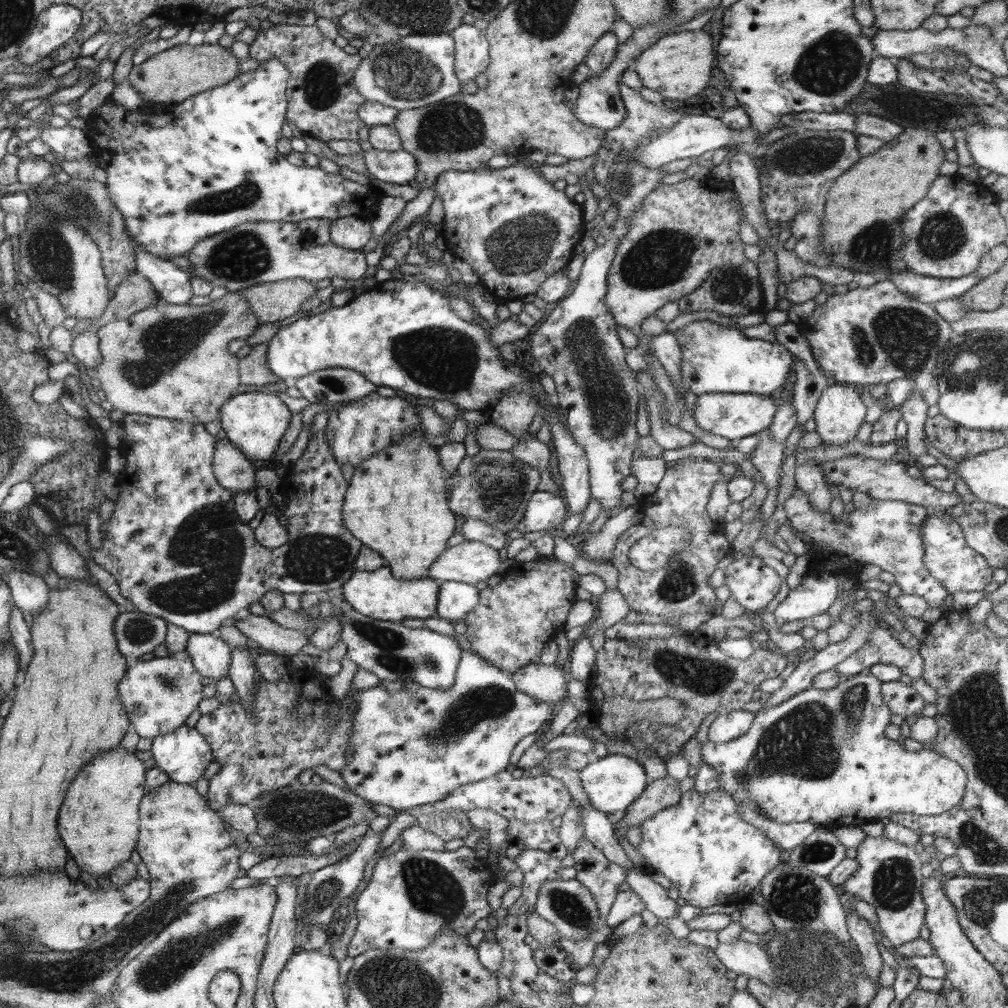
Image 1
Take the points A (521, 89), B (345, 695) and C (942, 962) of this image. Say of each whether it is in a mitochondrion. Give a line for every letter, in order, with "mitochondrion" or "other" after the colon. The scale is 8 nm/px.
A: other
B: other
C: other

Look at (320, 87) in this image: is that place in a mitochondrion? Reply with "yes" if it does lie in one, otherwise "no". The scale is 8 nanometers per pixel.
yes

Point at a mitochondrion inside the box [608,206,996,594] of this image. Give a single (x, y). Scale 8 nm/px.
(906, 338)

